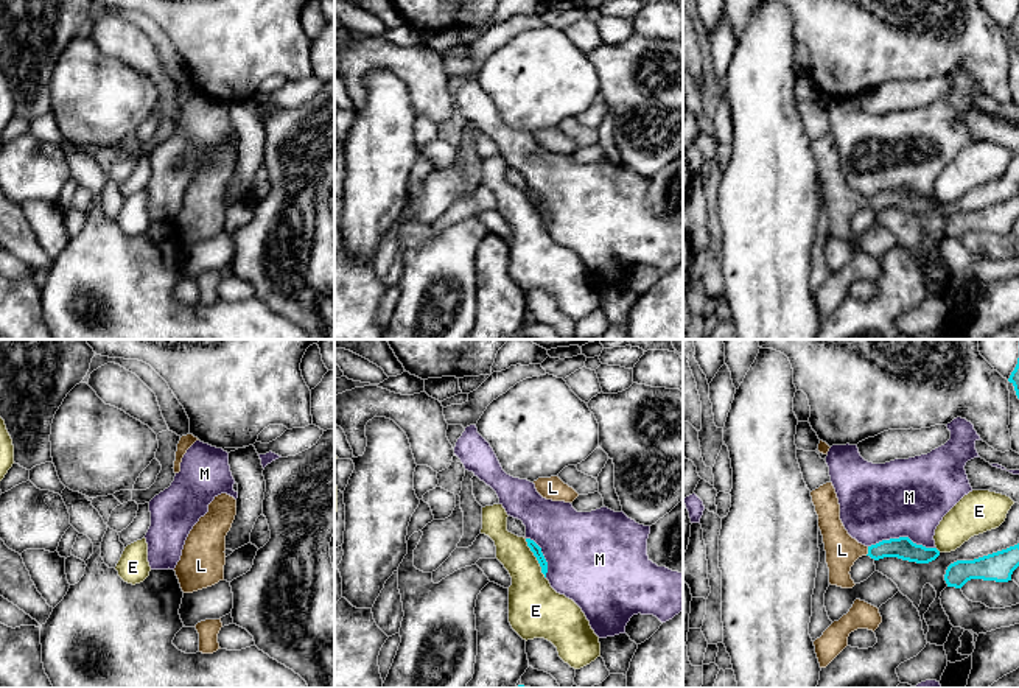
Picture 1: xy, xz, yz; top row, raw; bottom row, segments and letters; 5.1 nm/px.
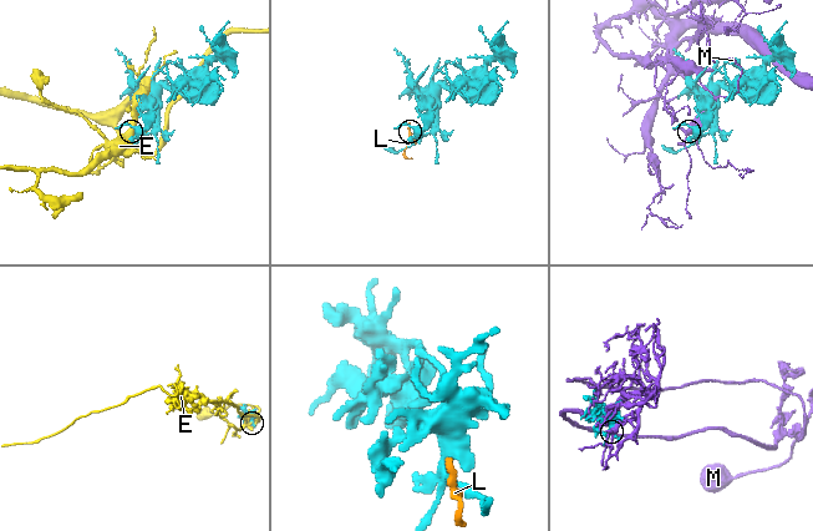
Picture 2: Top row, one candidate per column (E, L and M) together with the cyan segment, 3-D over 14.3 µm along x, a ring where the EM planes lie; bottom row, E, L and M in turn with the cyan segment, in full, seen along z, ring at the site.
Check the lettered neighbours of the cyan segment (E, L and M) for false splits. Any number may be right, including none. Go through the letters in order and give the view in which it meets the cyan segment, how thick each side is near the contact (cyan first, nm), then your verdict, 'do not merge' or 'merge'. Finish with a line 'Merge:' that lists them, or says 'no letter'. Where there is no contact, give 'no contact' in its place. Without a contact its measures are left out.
E: meets cyan in xz; 50 nm thick on the cyan side, 280 nm on the other; do not merge
L: meets cyan in yz; 110 nm thick on the cyan side, 170 nm on the other; merge
M: meets cyan in yz; 110 nm thick on the cyan side, 400 nm on the other; do not merge
Merge: L

